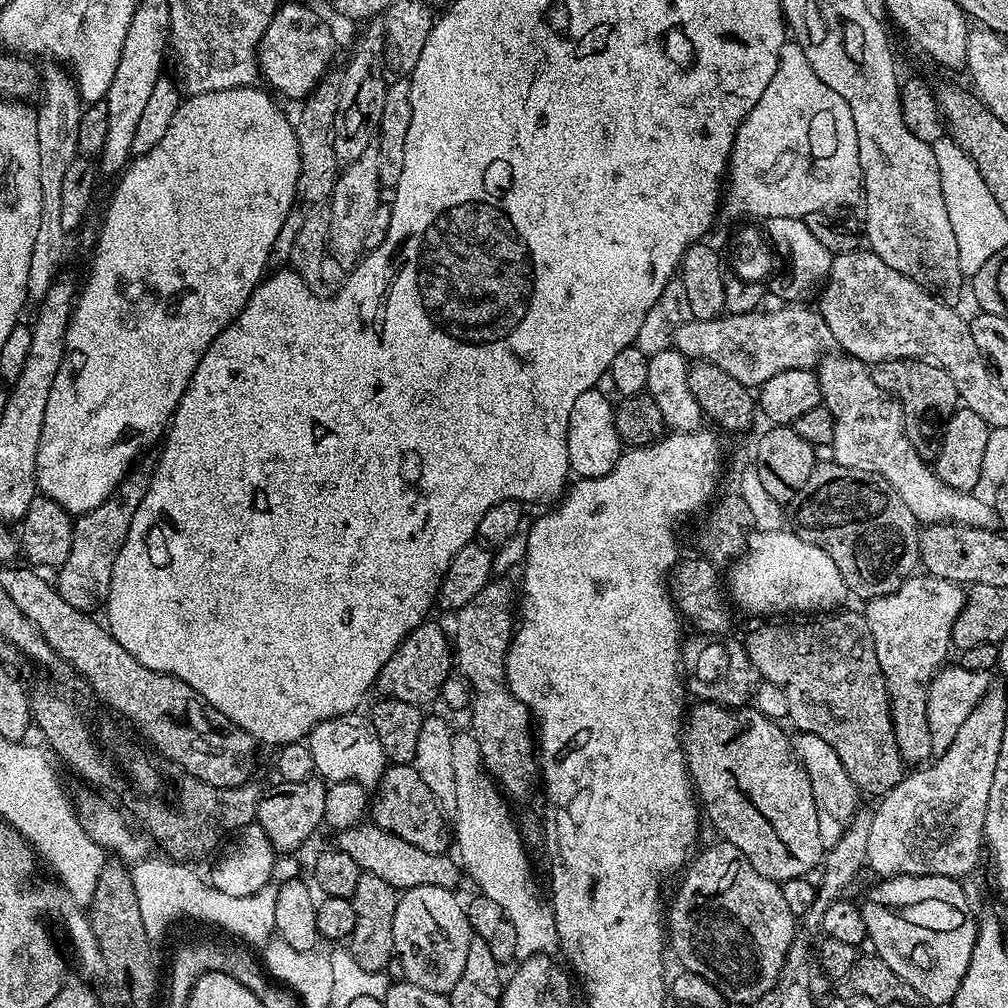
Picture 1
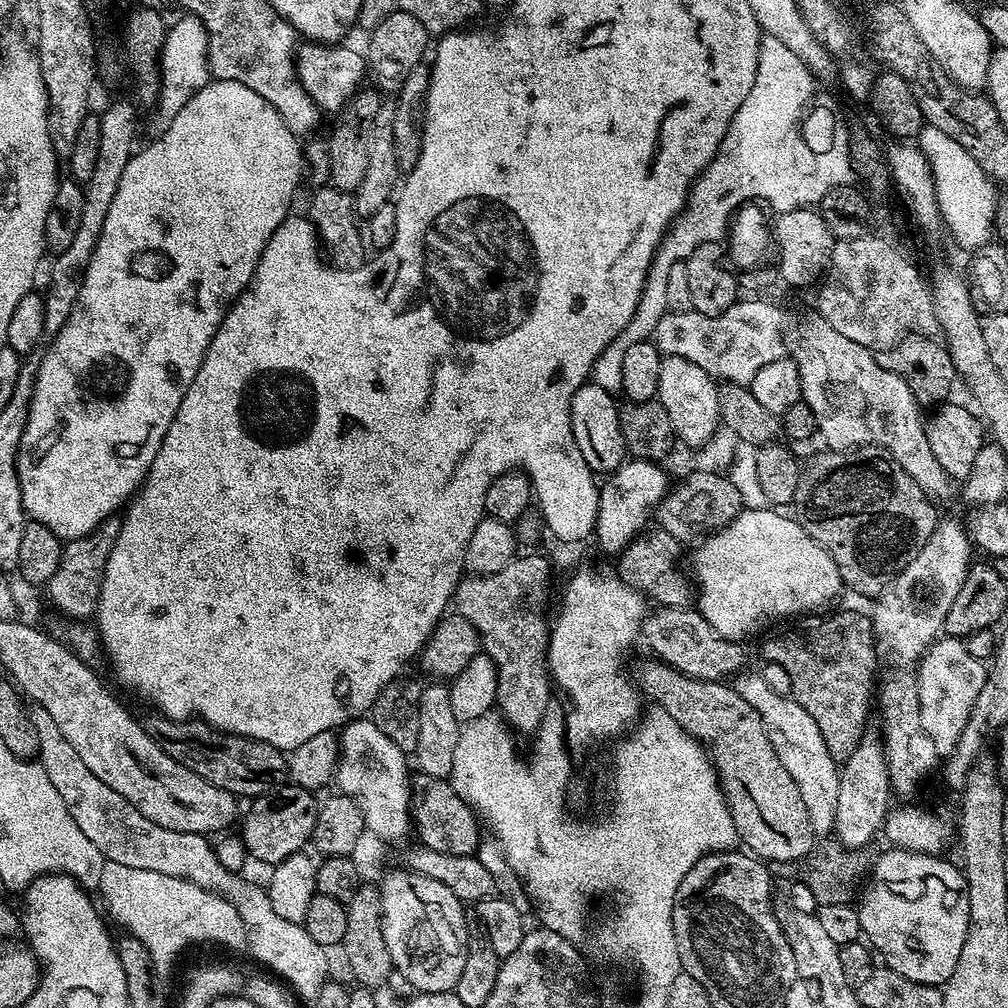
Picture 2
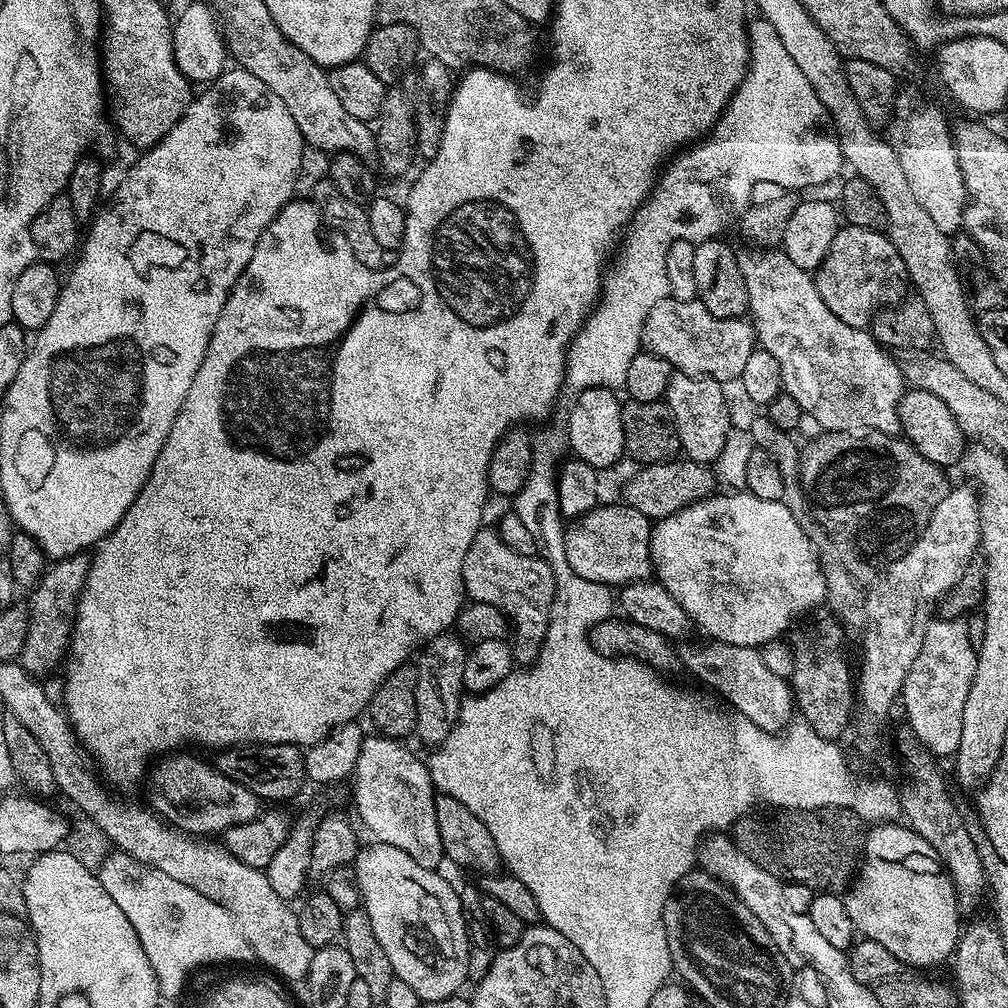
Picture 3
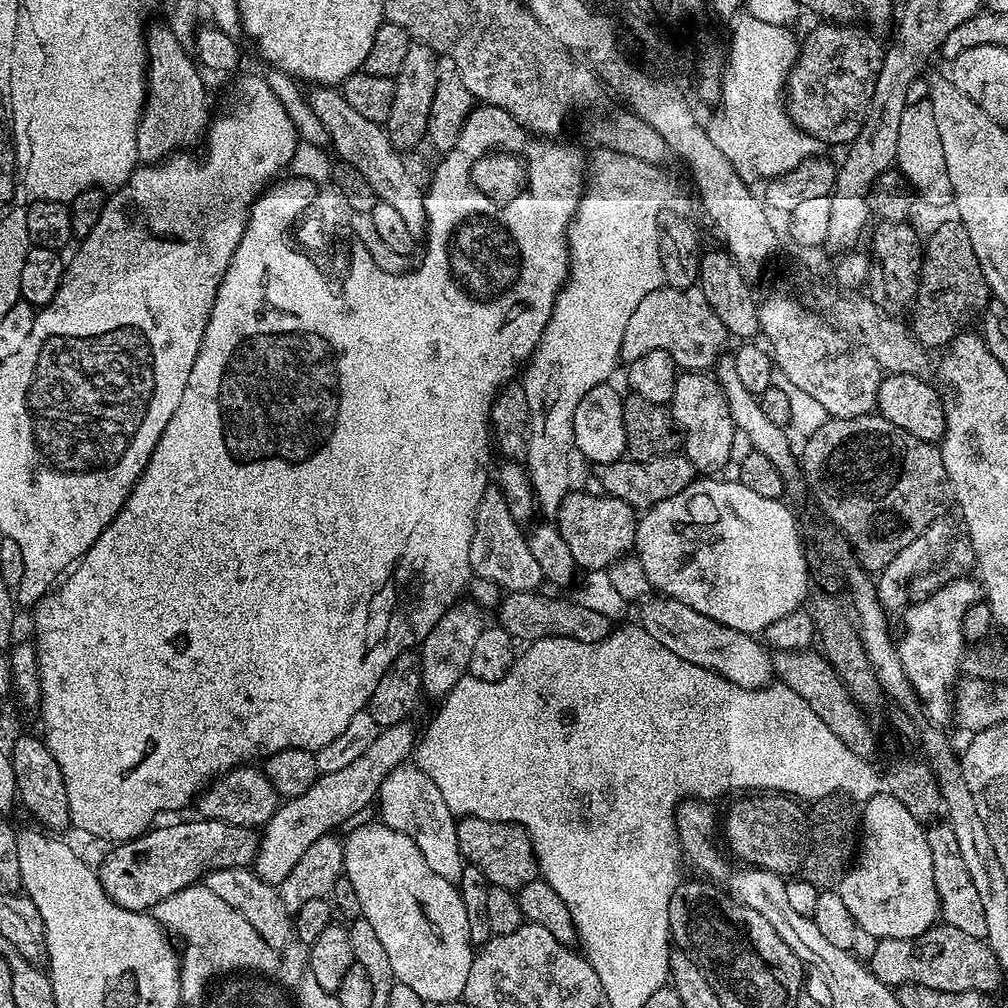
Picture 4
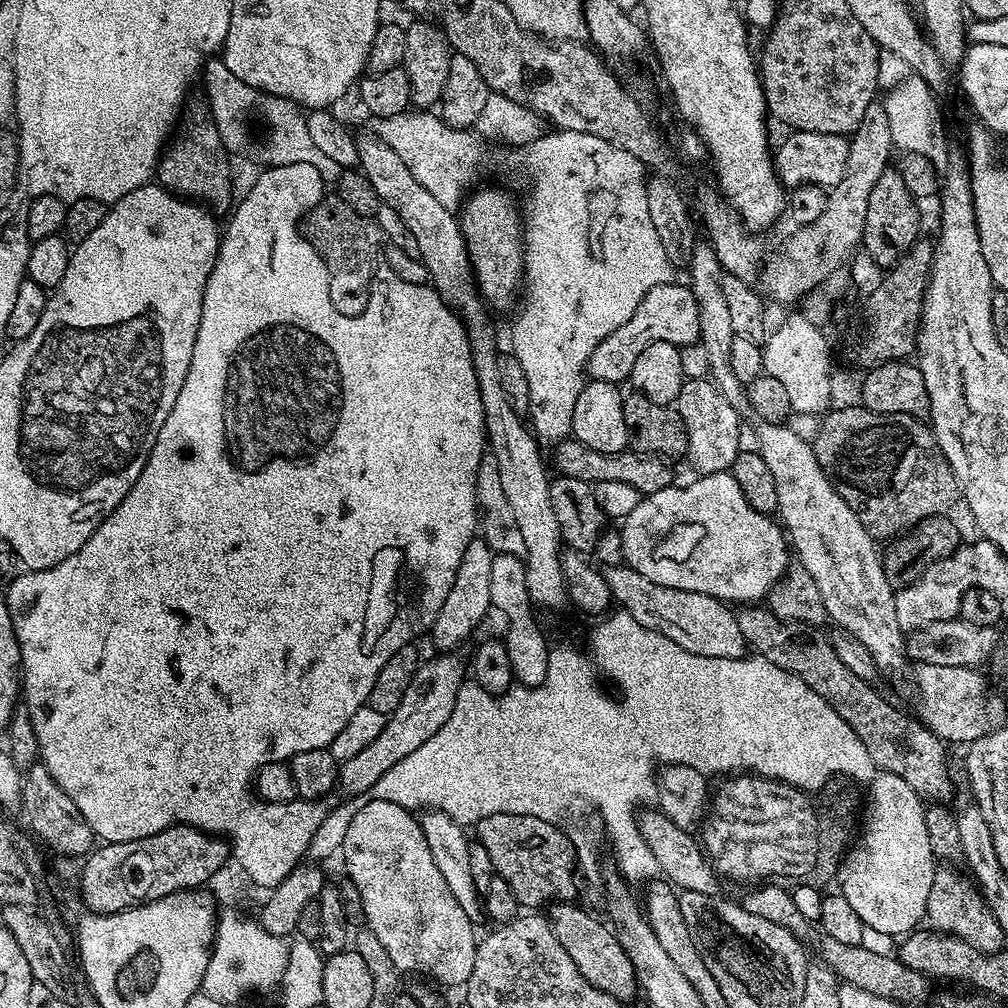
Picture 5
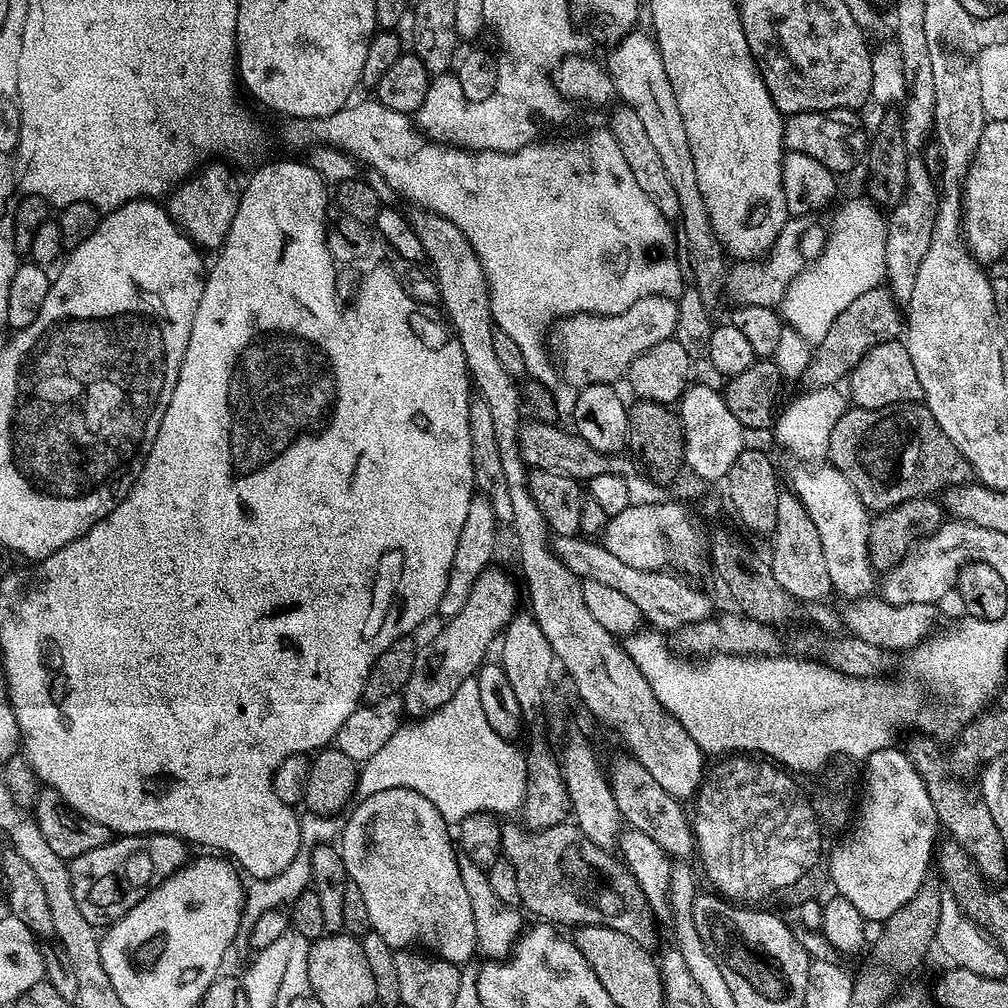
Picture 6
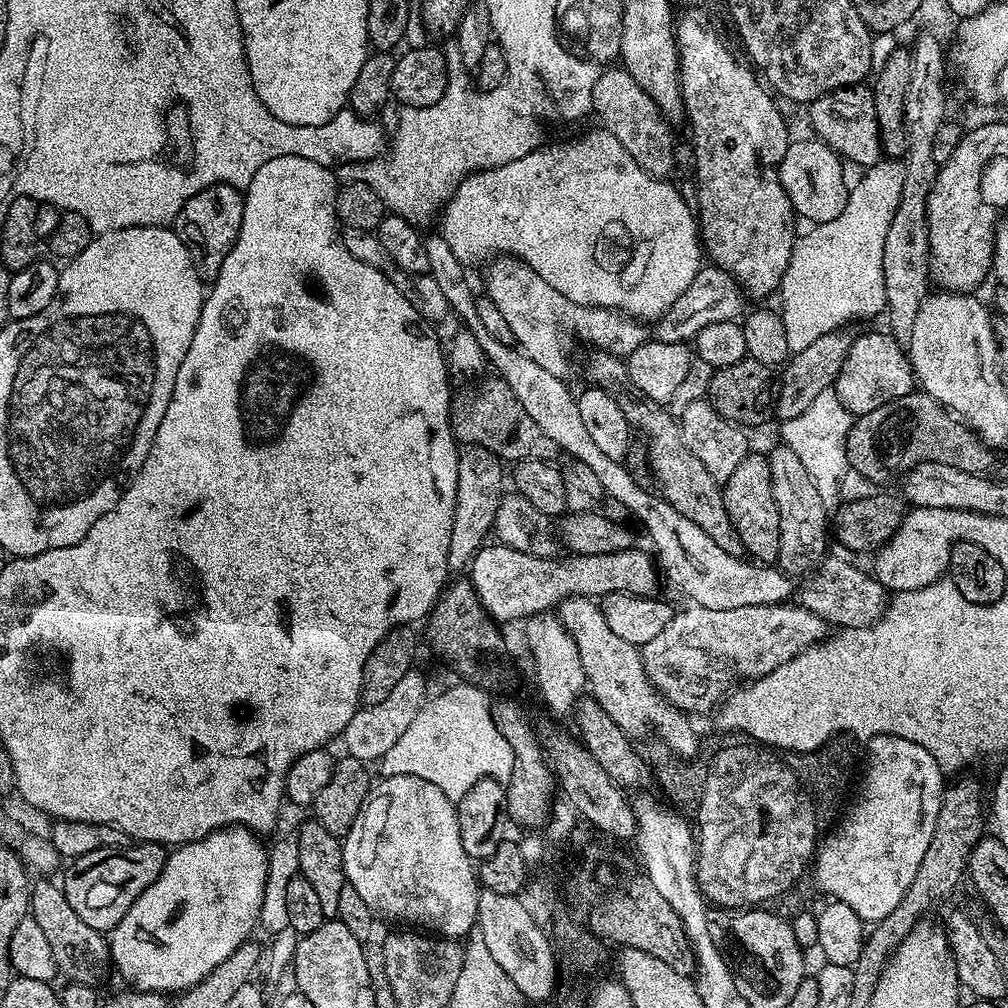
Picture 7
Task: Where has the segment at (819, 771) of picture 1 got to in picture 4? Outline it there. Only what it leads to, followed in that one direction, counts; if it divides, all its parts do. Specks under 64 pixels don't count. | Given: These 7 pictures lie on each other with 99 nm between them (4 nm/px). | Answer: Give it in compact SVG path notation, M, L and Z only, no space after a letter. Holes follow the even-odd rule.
M649 599L643 605L645 608L641 610L638 620L650 636L671 653L726 678L739 688L759 690L773 679L769 649L755 635L722 626L722 622L714 622L714 618L706 618L706 614L698 614L698 610L690 610L690 606L677 600L655 599Z

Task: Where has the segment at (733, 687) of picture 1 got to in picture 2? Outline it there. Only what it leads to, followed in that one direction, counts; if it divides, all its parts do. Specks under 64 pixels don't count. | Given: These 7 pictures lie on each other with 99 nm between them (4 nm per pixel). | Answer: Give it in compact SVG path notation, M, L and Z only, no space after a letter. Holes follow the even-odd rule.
M653 607L645 615L642 625L643 643L652 647L651 655L677 668L682 674L699 680L727 681L737 674L743 673L744 648L743 643L727 640L706 622L706 618L695 607L663 608Z

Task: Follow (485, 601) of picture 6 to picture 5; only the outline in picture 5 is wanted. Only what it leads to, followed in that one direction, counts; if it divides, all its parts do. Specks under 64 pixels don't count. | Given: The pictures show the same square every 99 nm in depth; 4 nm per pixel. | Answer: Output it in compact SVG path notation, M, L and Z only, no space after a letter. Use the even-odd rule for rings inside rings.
M436 654L433 660L425 659L420 669L414 674L410 686L406 686L406 694L402 694L402 702L398 702L398 710L394 710L385 719L382 734L366 746L366 750L358 750L354 758L343 761L338 768L338 788L344 791L345 797L364 796L371 793L374 782L406 758L406 754L414 754L422 742L434 738L442 726L446 726L446 718L450 718L450 710L454 710L454 702L458 698L458 690L466 682L466 664L456 654Z

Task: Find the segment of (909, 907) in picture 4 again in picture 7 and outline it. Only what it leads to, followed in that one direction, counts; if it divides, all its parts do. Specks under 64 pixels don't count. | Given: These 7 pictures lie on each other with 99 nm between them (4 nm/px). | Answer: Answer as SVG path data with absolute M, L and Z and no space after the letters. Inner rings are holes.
M874 736L867 741L866 748L868 748L868 752L863 759L868 764L868 777L864 780L864 793L861 794L856 808L852 808L852 816L848 816L848 820L844 820L844 828L840 828L840 832L836 832L836 836L832 836L832 840L828 840L828 844L824 844L824 852L820 852L820 884L824 884L825 897L841 900L846 906L850 906L850 910L854 910L854 914L858 914L866 922L875 922L886 918L886 914L890 914L890 910L894 910L894 906L898 906L898 902L902 902L906 890L910 890L910 882L914 882L914 873L918 870L918 862L922 862L922 857L926 855L926 849L930 846L930 838L934 835L934 822L938 822L938 810L940 809L940 799L944 797L946 776L940 763L934 758L934 754L930 754L930 750L918 746L918 742L912 742L910 738Z

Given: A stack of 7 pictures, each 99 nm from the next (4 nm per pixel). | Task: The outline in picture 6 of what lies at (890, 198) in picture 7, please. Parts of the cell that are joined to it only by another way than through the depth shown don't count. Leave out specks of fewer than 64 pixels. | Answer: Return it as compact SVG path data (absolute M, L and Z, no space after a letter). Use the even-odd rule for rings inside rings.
M869 199L850 200L835 216L828 240L824 250L812 263L807 263L794 278L790 286L787 287L783 302L780 305L780 313L787 327L792 328L811 346L820 344L826 336L826 330L830 328L834 318L842 314L847 306L850 306L861 294L866 294L868 290L879 287L886 278L885 274L885 230L887 221L878 211L879 207Z

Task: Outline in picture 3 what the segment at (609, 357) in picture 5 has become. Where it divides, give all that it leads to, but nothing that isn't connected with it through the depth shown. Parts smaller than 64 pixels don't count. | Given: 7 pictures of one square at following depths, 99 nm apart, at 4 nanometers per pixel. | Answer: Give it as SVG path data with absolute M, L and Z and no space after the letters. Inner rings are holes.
M669 298L658 302L658 306L654 306L646 318L640 342L643 351L652 352L658 358L666 358L666 362L670 362L676 372L684 372L688 376L708 376L711 380L721 382L739 381L747 359L758 348L756 329L747 319L714 318L714 314L710 314L710 310L706 310L706 306L702 306L697 299L678 302Z

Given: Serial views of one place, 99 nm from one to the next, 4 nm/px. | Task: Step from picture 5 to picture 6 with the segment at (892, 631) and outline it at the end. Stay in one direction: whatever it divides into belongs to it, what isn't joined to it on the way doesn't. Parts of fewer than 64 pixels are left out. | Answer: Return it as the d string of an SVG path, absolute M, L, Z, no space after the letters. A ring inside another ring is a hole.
M793 463L788 472L790 491L795 499L804 507L814 530L818 534L818 542L822 546L822 558L826 558L826 571L830 574L833 593L841 592L852 598L868 598L873 595L872 587L877 587L878 573L872 566L872 555L868 553L868 535L870 534L870 513L868 507L858 498L854 486L846 482L846 478L829 463Z

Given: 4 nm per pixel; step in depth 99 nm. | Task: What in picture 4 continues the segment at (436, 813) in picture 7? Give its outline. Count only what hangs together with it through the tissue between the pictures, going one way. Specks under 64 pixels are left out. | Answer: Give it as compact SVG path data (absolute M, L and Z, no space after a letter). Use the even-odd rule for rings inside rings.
M382 823L364 824L361 828L354 829L349 836L345 835L343 842L344 876L350 880L355 893L358 894L363 919L368 920L370 926L374 926L374 931L378 933L378 939L382 942L382 947L386 949L386 955L390 958L390 970L394 970L396 982L403 984L403 986L410 986L410 989L414 990L428 1006L439 1006L442 1002L461 999L463 991L466 989L466 978L469 977L470 973L474 945L470 938L470 926L466 922L466 906L462 906L459 887L453 881L434 874L434 870L430 870L430 866L426 866L426 858L422 858L422 850L418 850L418 846L414 846L414 842L405 832L388 828Z

